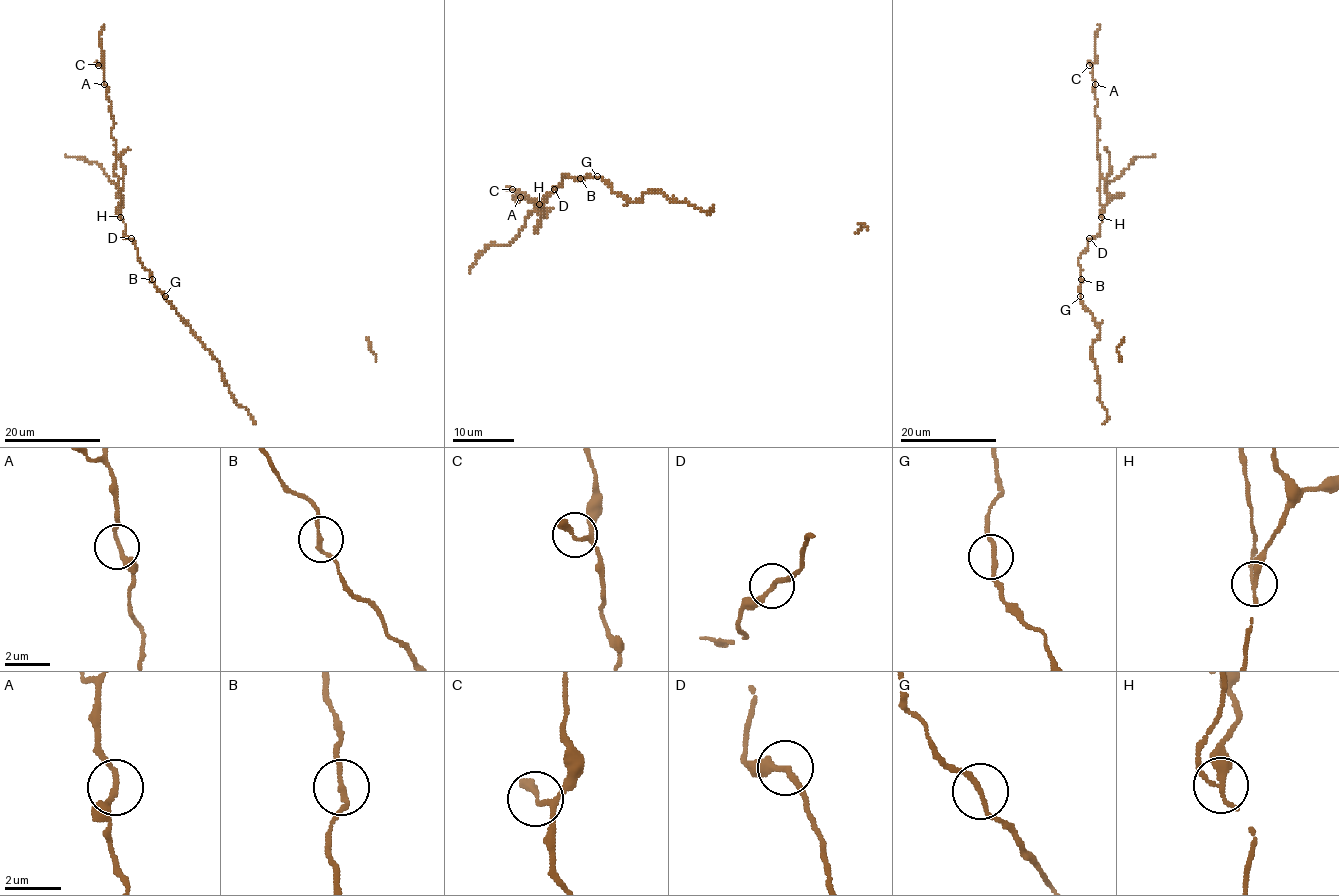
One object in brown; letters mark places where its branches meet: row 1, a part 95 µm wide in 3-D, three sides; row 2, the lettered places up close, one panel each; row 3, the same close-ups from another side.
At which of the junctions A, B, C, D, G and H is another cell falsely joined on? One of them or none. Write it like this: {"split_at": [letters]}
{"split_at": ["H"]}

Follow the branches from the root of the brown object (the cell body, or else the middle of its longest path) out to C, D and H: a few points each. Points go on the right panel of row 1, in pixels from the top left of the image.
C: (1081, 296), (1079, 258), (1088, 240), (1098, 236), (1101, 221), (1099, 121), (1094, 112), (1095, 80), (1089, 65)
D: (1081, 296), (1079, 258), (1089, 238)
H: (1081, 296), (1079, 258), (1088, 240), (1098, 236), (1101, 216)

